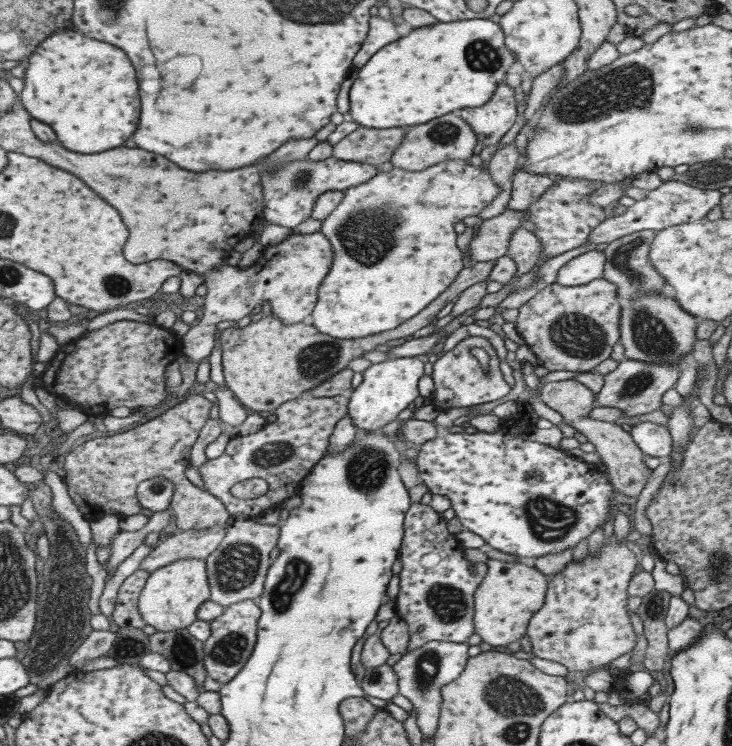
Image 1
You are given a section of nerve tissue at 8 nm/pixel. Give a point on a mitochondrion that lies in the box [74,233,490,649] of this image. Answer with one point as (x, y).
(236, 568)

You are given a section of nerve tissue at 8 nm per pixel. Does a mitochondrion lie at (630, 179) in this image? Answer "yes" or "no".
no

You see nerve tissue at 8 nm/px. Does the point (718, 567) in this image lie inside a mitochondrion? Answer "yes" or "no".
yes

